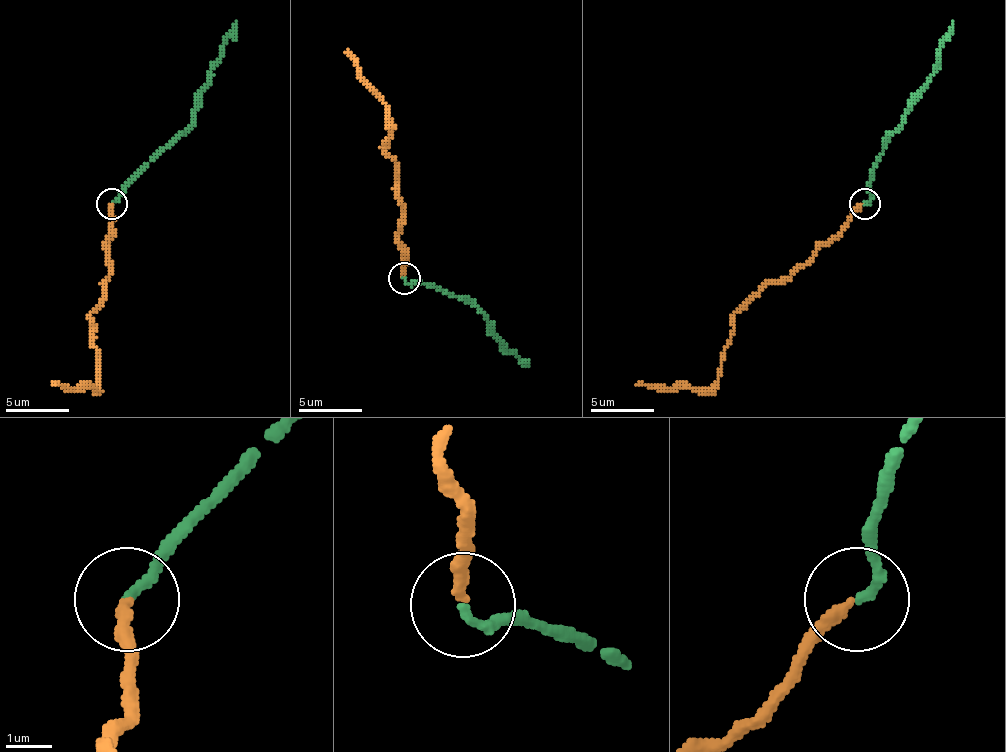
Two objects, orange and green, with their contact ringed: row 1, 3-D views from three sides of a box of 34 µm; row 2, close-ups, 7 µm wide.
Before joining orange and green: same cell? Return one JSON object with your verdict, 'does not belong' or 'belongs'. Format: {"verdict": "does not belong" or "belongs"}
{"verdict": "belongs"}

